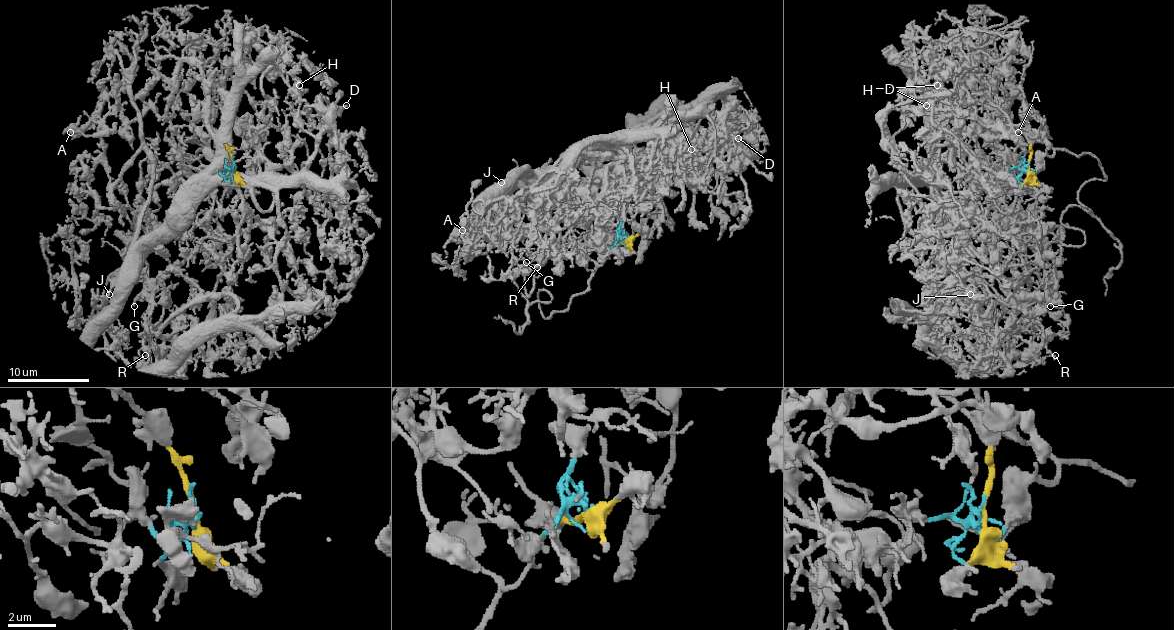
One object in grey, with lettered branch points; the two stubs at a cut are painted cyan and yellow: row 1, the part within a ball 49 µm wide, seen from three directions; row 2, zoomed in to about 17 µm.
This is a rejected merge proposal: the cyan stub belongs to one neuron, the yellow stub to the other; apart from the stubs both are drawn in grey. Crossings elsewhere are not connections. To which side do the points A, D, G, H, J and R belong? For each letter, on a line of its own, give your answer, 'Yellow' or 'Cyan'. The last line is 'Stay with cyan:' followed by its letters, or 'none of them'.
A: Yellow
D: Yellow
G: Cyan
H: Yellow
J: Yellow
R: Cyan
Stay with cyan: G, R

